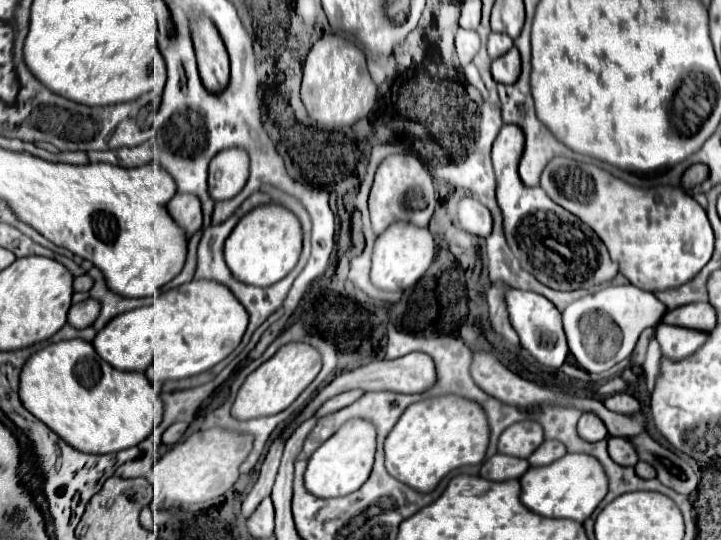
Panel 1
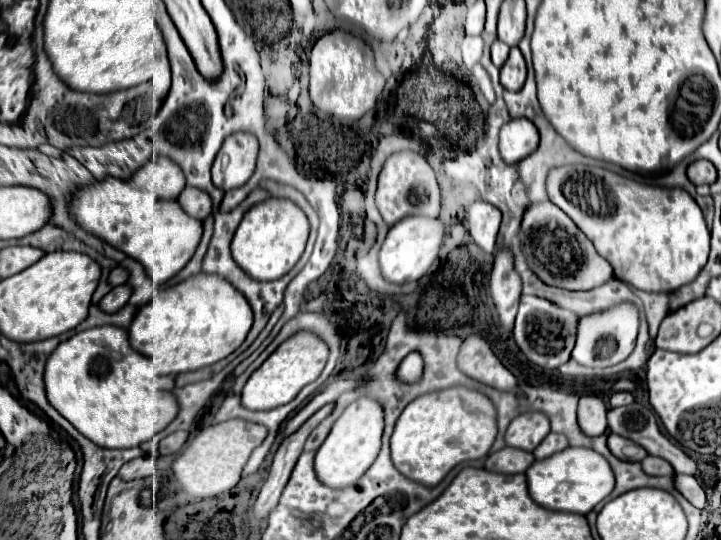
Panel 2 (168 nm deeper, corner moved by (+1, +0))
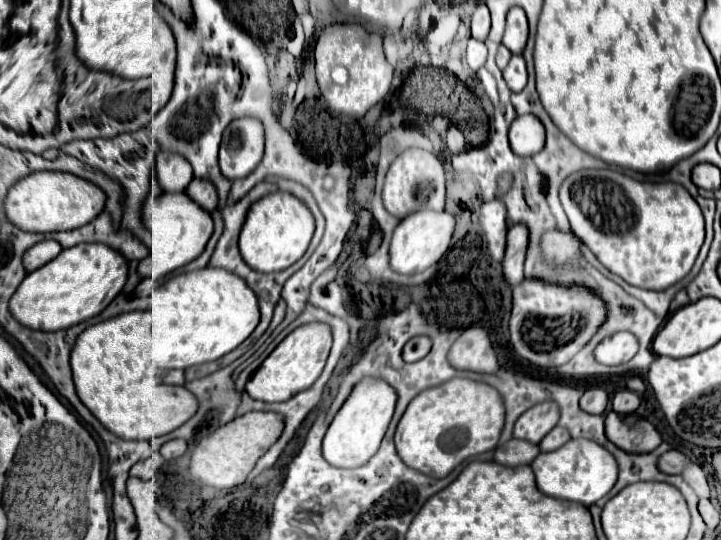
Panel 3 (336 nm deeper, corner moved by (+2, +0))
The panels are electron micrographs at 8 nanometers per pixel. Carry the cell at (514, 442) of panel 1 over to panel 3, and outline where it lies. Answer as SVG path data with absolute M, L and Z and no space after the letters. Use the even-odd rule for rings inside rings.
M553 402L537 404L519 416L513 428L513 438L539 444L541 438L545 438L549 430L555 428L557 420L559 420L559 412Z

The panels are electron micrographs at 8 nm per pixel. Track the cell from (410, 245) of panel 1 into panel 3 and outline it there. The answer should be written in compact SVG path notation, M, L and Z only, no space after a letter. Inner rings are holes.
M419 210L419 212L409 214L407 218L403 218L391 238L391 248L389 248L391 270L397 274L419 274L419 272L427 270L429 266L437 264L439 258L449 248L453 228L455 228L455 220L447 212Z

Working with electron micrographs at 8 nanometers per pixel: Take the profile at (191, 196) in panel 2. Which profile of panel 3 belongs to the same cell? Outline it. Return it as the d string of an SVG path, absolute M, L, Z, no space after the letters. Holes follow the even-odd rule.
M191 180L191 184L185 188L185 194L207 212L213 212L217 206L217 192L209 180Z

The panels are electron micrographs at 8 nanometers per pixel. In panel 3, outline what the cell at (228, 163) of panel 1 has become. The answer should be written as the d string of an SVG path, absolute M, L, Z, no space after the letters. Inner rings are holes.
M241 118L229 124L219 150L219 168L227 180L251 174L263 156L263 130L255 118Z

